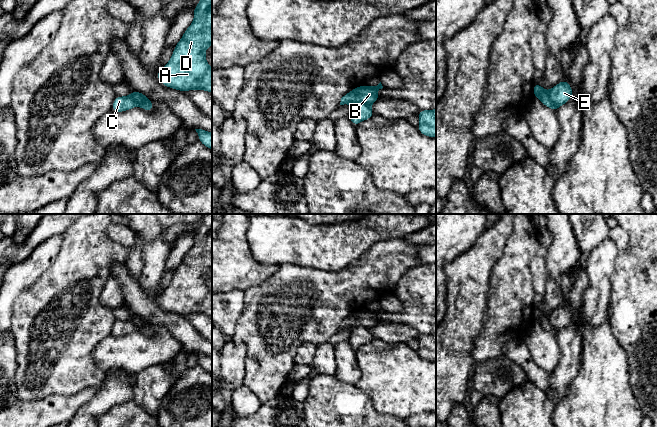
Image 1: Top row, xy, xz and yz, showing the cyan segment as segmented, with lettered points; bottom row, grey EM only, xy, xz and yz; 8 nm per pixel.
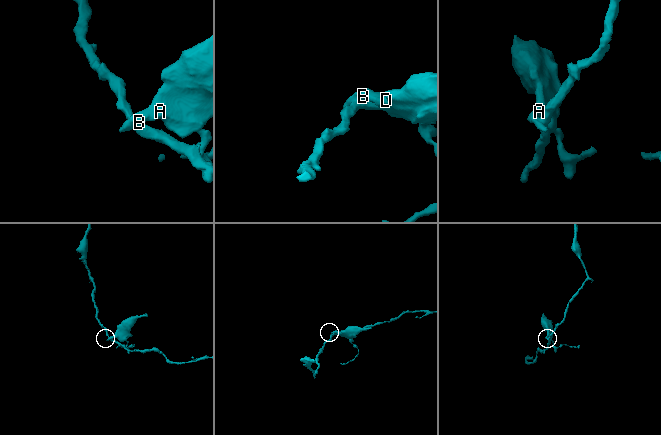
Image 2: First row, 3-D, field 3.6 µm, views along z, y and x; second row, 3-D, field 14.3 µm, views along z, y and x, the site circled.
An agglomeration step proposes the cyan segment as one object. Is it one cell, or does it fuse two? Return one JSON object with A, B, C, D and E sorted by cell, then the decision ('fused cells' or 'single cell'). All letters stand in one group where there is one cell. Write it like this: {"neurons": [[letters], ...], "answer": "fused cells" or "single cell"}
{"neurons": [["A", "B", "C", "D"], ["E"]], "answer": "fused cells"}

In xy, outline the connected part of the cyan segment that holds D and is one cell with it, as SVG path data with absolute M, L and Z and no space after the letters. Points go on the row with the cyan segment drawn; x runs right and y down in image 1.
M199 0L193 10L194 21L175 45L169 62L158 71L158 80L168 88L179 91L205 90L212 93L212 68L208 65L205 51L212 44L212 0Z

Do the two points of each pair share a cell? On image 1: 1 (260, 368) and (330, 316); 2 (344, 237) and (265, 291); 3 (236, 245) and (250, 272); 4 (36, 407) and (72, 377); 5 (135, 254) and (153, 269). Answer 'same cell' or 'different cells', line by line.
1: same cell
2: different cells
3: same cell
4: different cells
5: different cells

